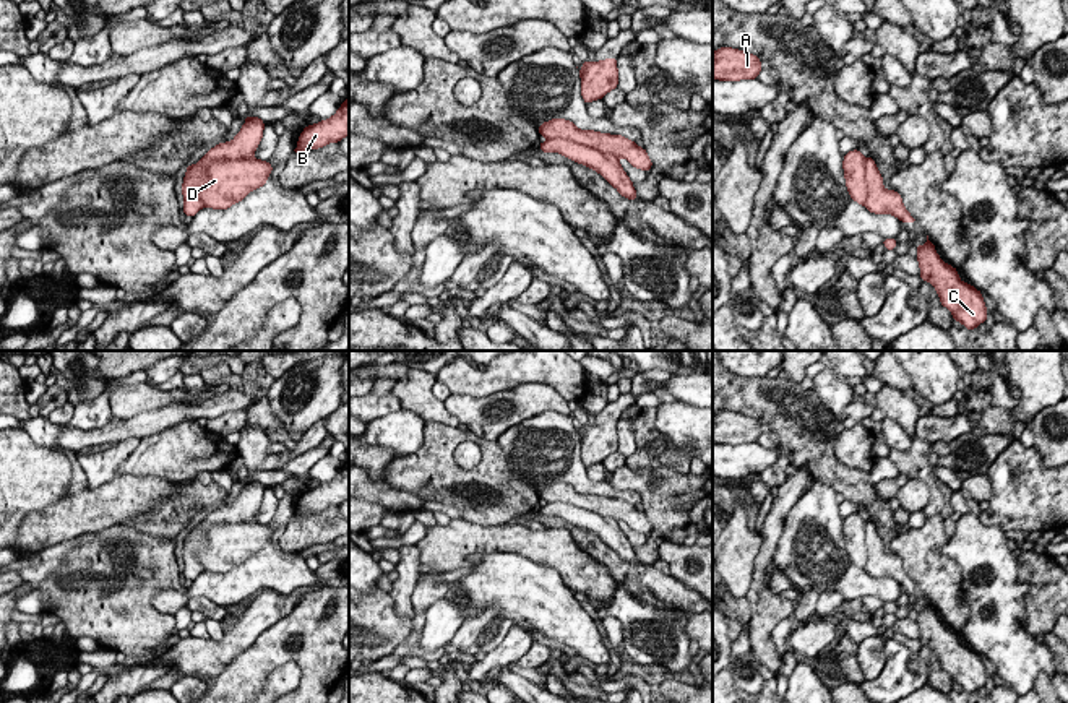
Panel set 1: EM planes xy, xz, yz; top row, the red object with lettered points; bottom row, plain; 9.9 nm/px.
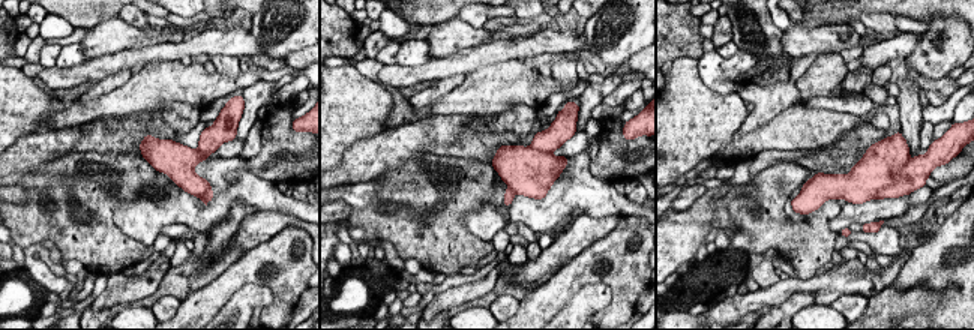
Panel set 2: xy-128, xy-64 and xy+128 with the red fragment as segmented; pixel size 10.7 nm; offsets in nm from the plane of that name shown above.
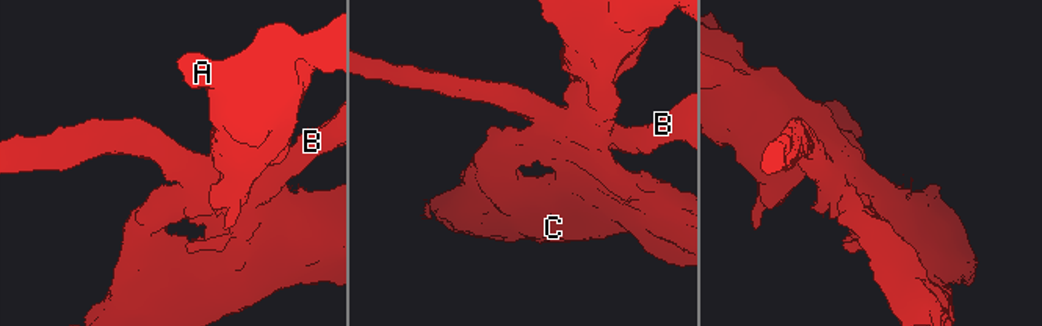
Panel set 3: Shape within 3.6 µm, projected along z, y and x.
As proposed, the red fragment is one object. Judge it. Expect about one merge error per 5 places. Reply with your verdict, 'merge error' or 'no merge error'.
merge error

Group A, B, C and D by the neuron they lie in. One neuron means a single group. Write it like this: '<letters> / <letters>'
A C / B D

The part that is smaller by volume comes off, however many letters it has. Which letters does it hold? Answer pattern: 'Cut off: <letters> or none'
Cut off: B, D

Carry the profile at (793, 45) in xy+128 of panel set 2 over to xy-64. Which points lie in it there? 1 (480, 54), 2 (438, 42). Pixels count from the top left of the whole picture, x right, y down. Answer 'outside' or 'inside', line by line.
1: outside
2: inside

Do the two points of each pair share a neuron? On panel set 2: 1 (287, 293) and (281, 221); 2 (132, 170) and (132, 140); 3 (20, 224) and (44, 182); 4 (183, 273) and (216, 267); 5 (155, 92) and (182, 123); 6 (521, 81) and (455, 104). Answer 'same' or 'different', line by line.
1: different
2: different
3: same
4: same
5: different
6: same

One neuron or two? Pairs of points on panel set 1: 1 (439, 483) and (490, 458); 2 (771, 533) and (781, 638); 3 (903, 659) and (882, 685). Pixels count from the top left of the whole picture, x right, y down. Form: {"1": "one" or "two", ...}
{"1": "one", "2": "two", "3": "one"}

